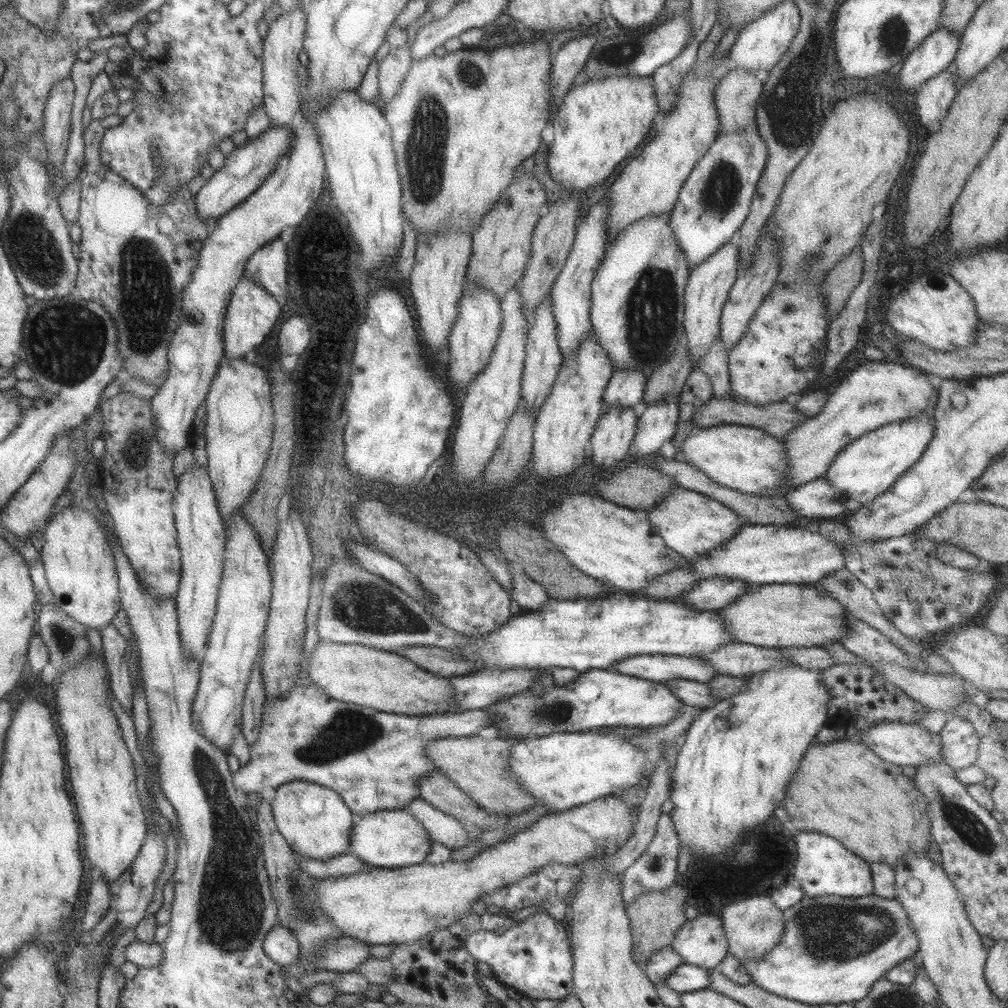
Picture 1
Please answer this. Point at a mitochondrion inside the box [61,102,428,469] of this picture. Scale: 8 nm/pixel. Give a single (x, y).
(145, 301)

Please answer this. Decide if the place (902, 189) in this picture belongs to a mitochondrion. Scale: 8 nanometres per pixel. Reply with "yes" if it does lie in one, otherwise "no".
no

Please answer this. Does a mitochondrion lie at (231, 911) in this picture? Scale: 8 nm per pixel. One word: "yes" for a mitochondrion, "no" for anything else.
yes

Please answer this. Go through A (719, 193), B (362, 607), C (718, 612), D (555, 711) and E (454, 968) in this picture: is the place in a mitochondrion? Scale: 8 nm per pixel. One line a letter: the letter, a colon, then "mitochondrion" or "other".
A: mitochondrion
B: mitochondrion
C: other
D: mitochondrion
E: other

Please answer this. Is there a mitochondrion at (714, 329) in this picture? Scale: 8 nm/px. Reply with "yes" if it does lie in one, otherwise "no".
no

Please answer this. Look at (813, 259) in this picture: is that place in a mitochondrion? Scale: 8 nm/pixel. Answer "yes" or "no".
yes

